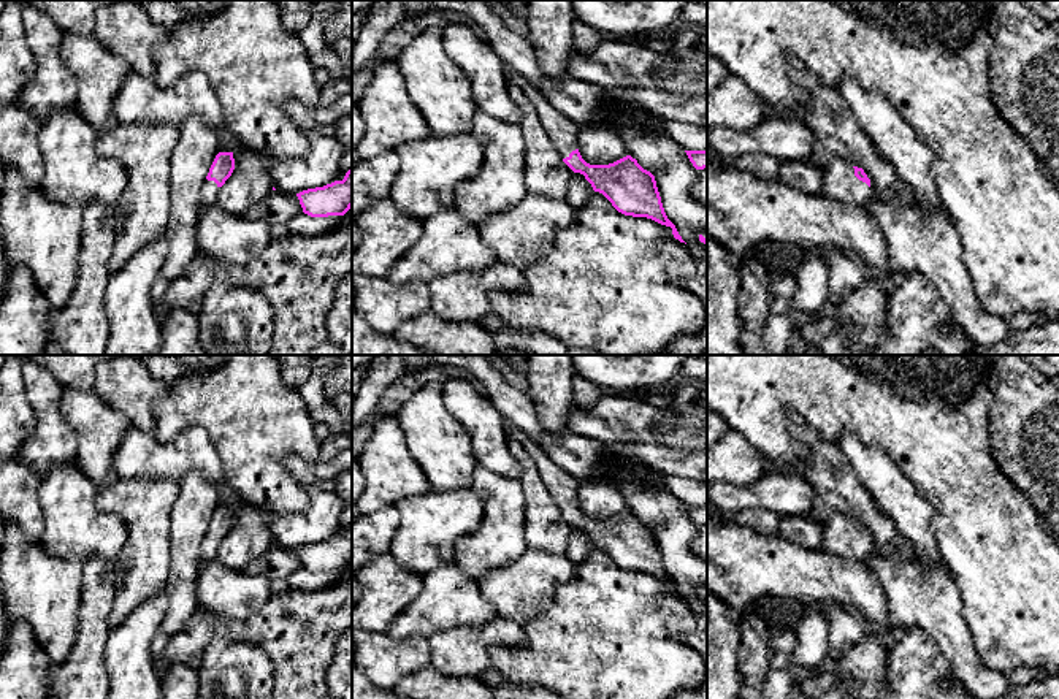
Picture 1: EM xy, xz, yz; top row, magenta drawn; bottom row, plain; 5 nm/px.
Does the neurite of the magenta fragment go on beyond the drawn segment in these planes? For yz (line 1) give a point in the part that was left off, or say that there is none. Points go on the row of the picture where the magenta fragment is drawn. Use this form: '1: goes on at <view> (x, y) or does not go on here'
1: goes on at yz (839, 183)

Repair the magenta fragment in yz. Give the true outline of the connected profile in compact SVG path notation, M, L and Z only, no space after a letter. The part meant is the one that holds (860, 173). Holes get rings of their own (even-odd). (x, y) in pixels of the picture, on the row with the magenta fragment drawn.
M834 162L823 170L821 195L850 206L864 206L870 195L870 179L862 168Z

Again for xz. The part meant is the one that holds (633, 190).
M506 65L504 73L507 82L518 86L534 105L549 138L553 141L563 162L574 173L583 174L593 190L602 193L618 212L633 217L647 217L671 227L674 238L685 243L664 212L655 176L650 171L644 170L631 155L609 165L587 163L577 149L579 127L512 67Z

